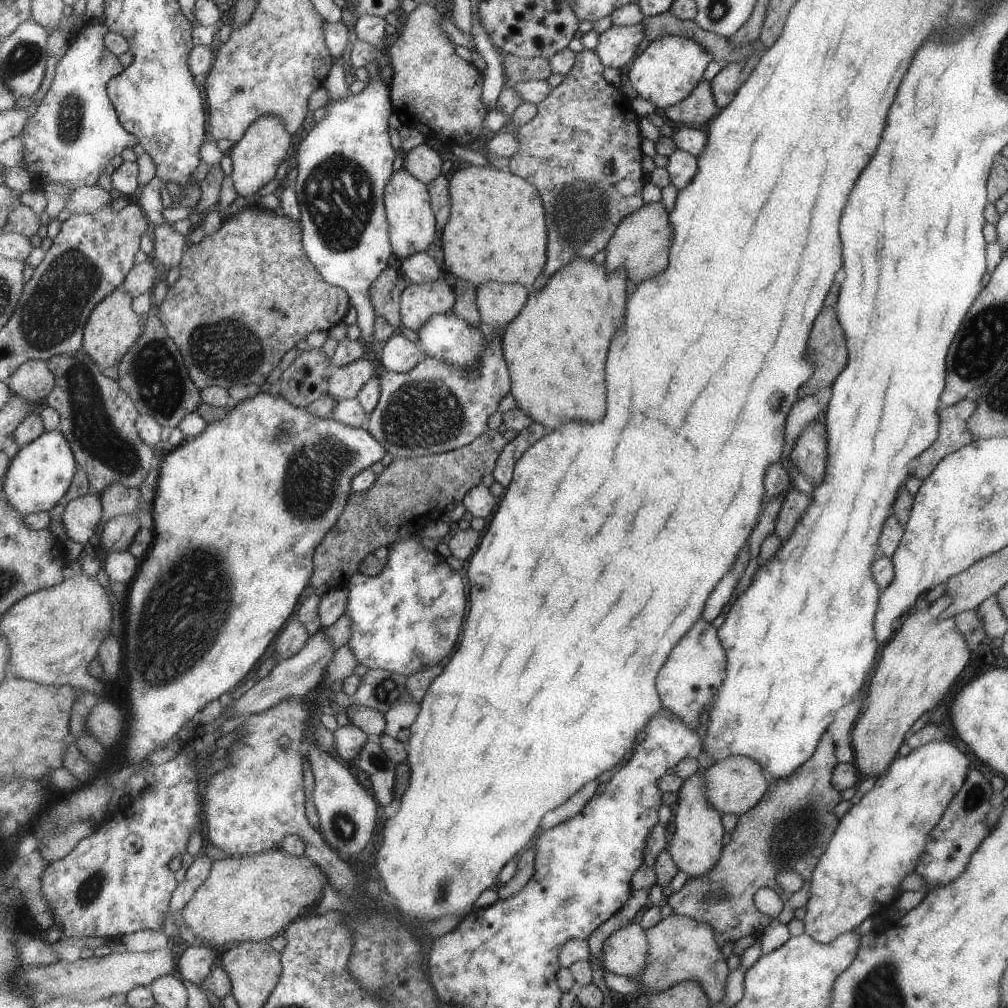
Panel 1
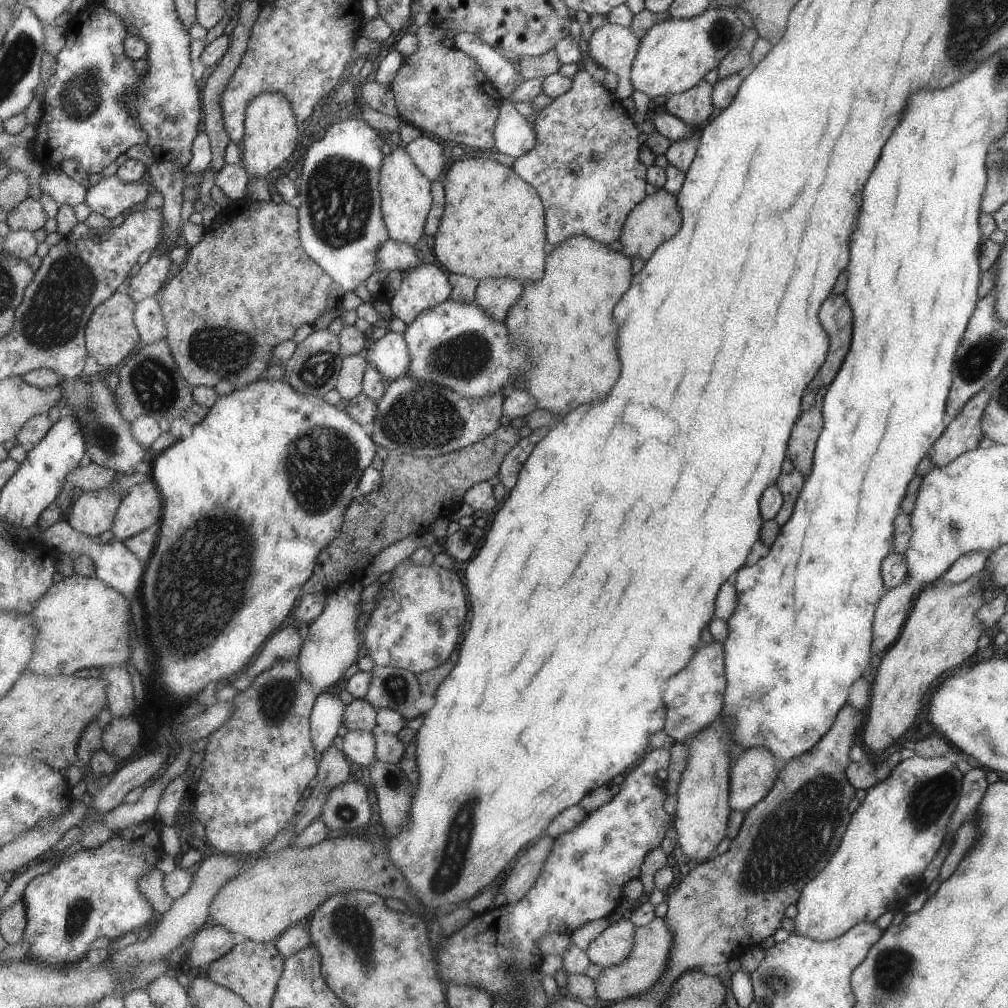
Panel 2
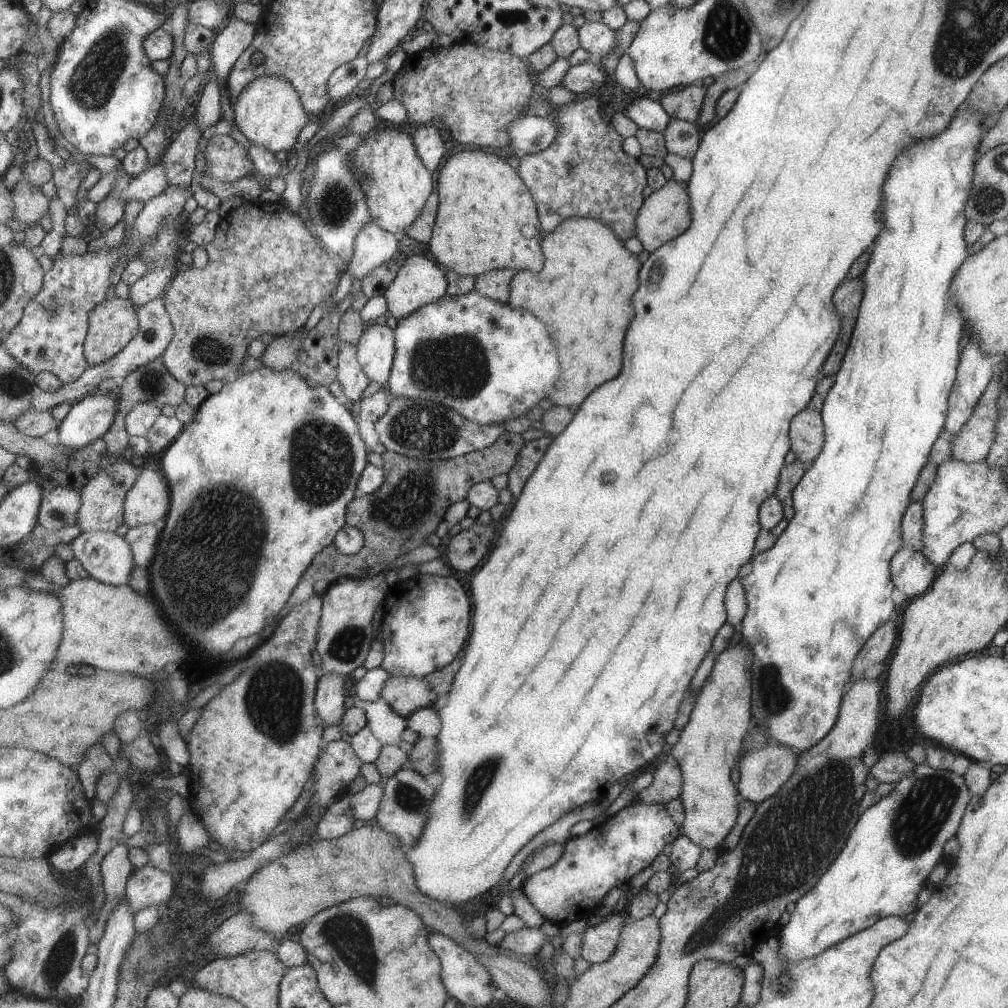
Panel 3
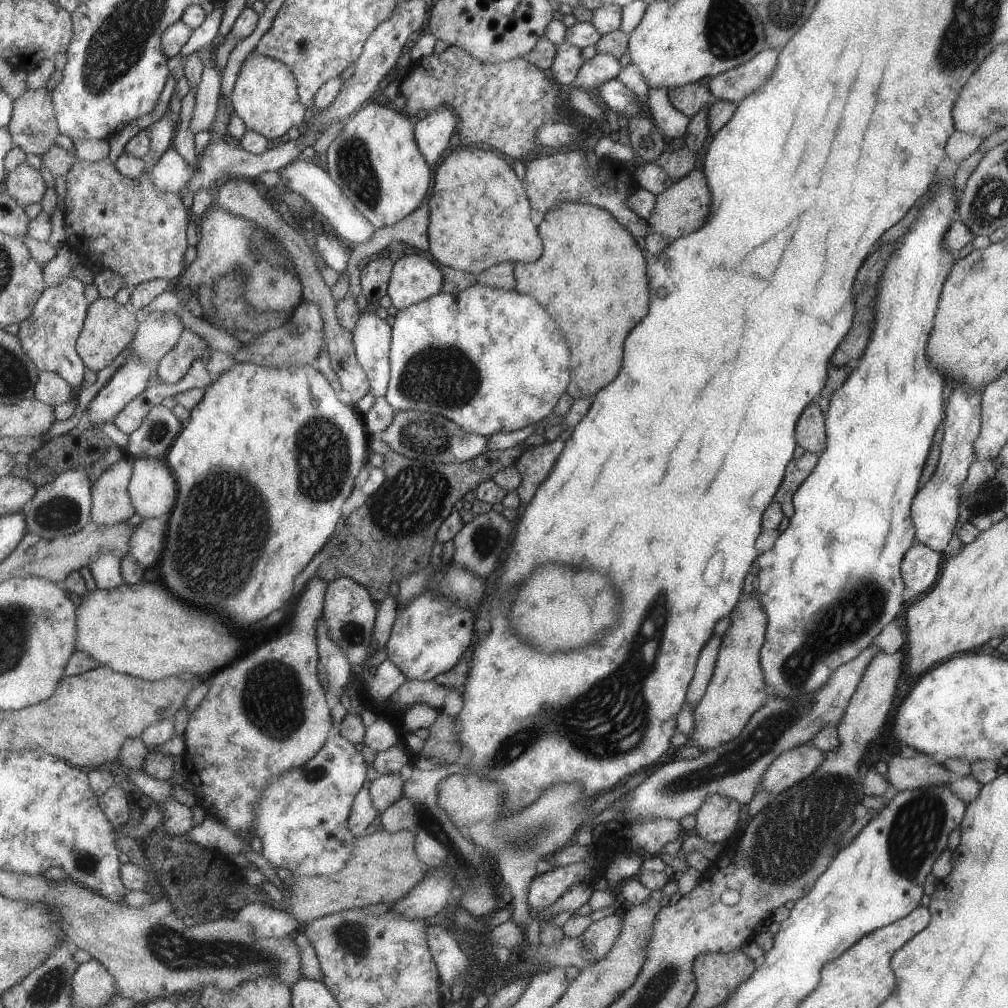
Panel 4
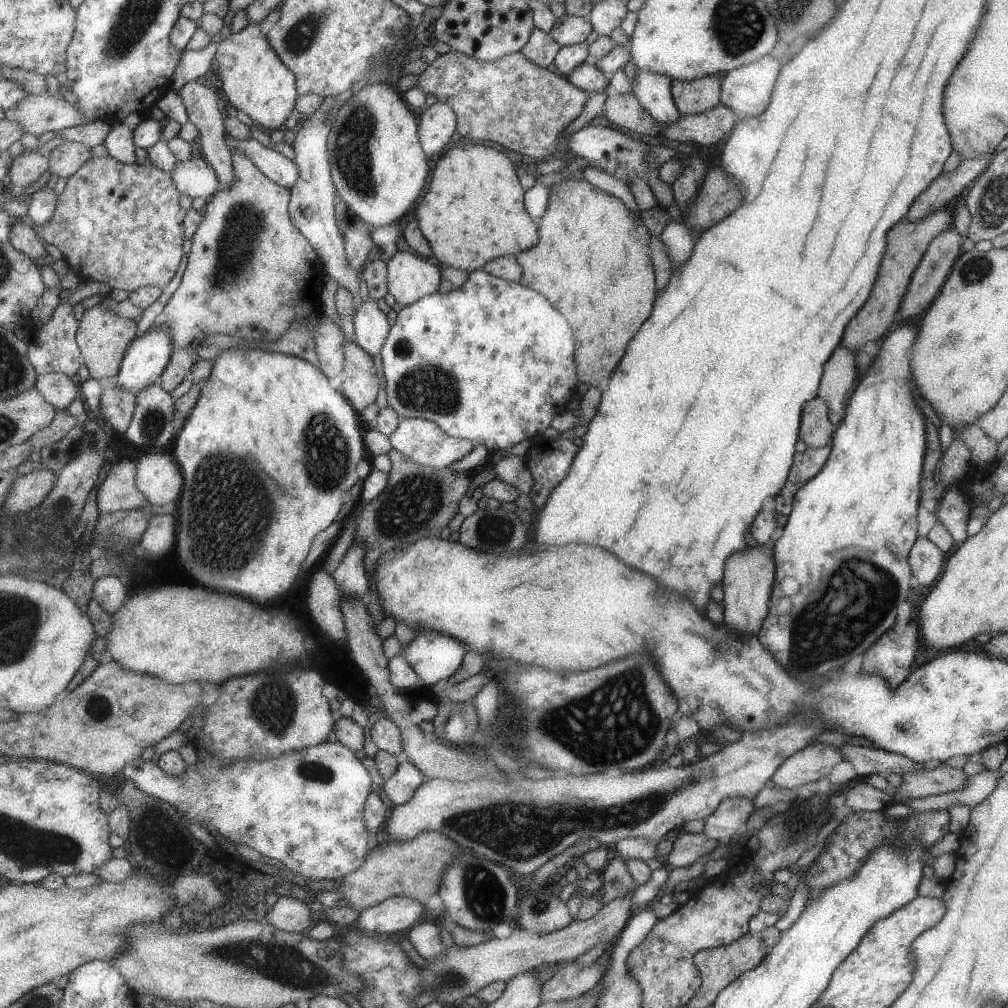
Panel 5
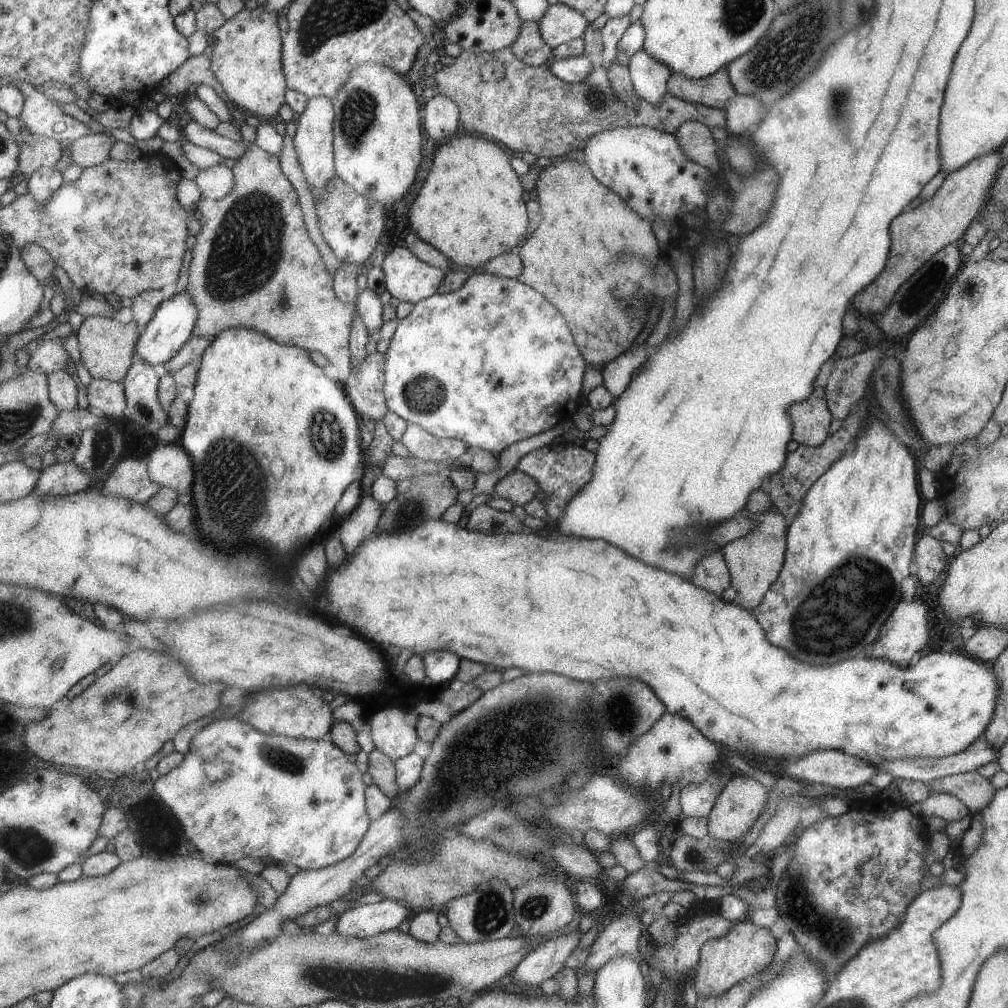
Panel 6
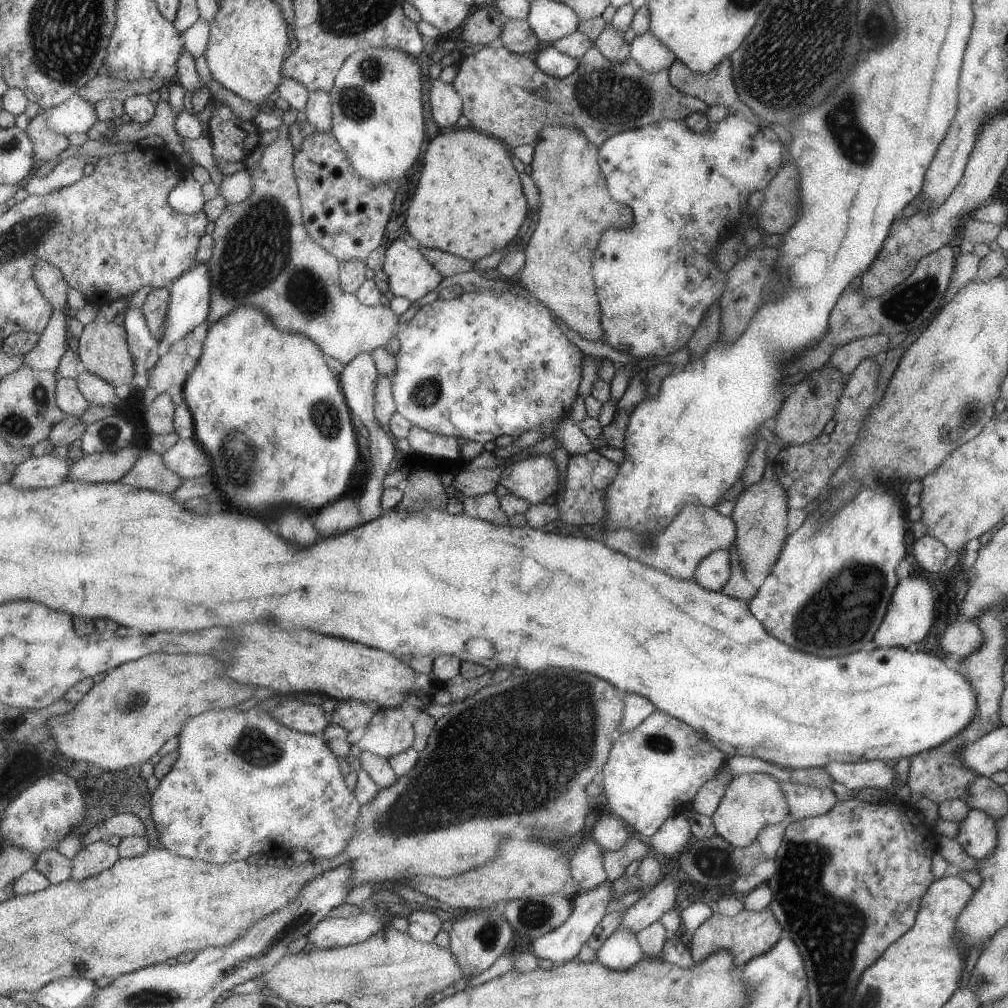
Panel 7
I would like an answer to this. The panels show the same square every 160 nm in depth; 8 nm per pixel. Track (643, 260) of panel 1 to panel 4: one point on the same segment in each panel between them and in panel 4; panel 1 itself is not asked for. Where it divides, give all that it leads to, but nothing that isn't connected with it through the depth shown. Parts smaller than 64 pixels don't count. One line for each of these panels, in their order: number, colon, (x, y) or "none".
2: (654, 219)
3: (664, 215)
4: (679, 209)

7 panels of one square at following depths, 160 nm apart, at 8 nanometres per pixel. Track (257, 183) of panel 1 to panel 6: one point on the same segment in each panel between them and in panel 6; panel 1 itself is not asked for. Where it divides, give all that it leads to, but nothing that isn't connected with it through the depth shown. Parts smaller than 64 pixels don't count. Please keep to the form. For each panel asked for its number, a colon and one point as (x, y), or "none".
2: (272, 130)
3: (270, 112)
4: (266, 97)
5: (254, 78)
6: (248, 52)

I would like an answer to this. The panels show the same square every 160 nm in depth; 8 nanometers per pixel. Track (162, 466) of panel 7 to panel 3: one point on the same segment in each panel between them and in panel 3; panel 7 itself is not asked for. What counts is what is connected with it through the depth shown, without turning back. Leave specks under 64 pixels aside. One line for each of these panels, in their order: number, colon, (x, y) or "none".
3: (103, 506)
4: (111, 499)
5: (119, 492)
6: (130, 478)

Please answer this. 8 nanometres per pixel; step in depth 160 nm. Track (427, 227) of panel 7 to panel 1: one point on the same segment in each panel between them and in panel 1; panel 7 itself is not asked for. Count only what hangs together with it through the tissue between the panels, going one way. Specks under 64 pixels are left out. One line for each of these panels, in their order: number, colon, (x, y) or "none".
1: (497, 231)
2: (495, 224)
3: (487, 219)
4: (471, 228)
5: (476, 200)
6: (472, 208)

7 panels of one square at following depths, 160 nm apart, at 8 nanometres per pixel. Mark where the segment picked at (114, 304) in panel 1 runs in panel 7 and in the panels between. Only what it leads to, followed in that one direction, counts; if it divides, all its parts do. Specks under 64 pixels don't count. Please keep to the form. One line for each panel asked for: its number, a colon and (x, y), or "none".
2: (111, 336)
3: (114, 323)
4: (110, 327)
5: (103, 337)
6: (108, 345)
7: (104, 349)

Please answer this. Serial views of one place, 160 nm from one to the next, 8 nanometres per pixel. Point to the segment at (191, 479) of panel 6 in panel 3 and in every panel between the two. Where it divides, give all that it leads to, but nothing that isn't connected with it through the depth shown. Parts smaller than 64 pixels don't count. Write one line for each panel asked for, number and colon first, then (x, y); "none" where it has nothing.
3: (149, 500)
4: (154, 490)
5: (160, 477)

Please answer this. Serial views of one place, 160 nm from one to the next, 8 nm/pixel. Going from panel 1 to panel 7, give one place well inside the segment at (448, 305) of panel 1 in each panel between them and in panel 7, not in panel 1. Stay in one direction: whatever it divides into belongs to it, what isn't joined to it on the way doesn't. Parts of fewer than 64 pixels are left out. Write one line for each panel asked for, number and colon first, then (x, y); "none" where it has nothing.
2: (426, 286)
3: (421, 280)
4: (415, 278)
5: (410, 276)
6: (409, 279)
7: (411, 275)

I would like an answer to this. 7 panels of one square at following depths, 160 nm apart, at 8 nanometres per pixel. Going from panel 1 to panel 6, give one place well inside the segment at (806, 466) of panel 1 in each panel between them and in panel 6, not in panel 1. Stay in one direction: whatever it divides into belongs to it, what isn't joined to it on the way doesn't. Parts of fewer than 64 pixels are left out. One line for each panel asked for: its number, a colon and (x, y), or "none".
2: (800, 448)
3: (807, 431)
4: (810, 432)
5: (816, 432)
6: (810, 418)

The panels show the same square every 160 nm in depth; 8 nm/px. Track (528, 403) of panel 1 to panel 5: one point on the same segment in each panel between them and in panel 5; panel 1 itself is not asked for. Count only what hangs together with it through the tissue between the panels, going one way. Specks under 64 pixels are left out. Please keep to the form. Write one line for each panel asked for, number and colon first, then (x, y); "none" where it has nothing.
2: (566, 316)
3: (588, 275)
4: (596, 307)
5: (592, 260)

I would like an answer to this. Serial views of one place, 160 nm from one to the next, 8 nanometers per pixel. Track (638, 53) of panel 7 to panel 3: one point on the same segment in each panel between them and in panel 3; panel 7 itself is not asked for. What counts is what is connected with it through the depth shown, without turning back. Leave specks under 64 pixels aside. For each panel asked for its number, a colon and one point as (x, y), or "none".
3: (681, 137)
4: (672, 123)
5: (652, 90)
6: (648, 76)

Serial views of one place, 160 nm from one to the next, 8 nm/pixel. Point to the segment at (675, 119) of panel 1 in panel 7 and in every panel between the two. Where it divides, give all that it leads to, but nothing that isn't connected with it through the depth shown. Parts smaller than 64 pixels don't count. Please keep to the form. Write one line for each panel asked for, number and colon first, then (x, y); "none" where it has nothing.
2: (693, 106)
3: (686, 104)
4: (690, 98)
5: (690, 97)
6: (713, 91)
7: (715, 87)

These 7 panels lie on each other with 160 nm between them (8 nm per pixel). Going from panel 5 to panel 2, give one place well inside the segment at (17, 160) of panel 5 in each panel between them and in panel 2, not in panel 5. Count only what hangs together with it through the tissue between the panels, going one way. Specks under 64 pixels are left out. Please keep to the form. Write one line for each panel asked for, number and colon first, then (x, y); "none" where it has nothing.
2: (28, 215)
3: (31, 204)
4: (25, 183)

